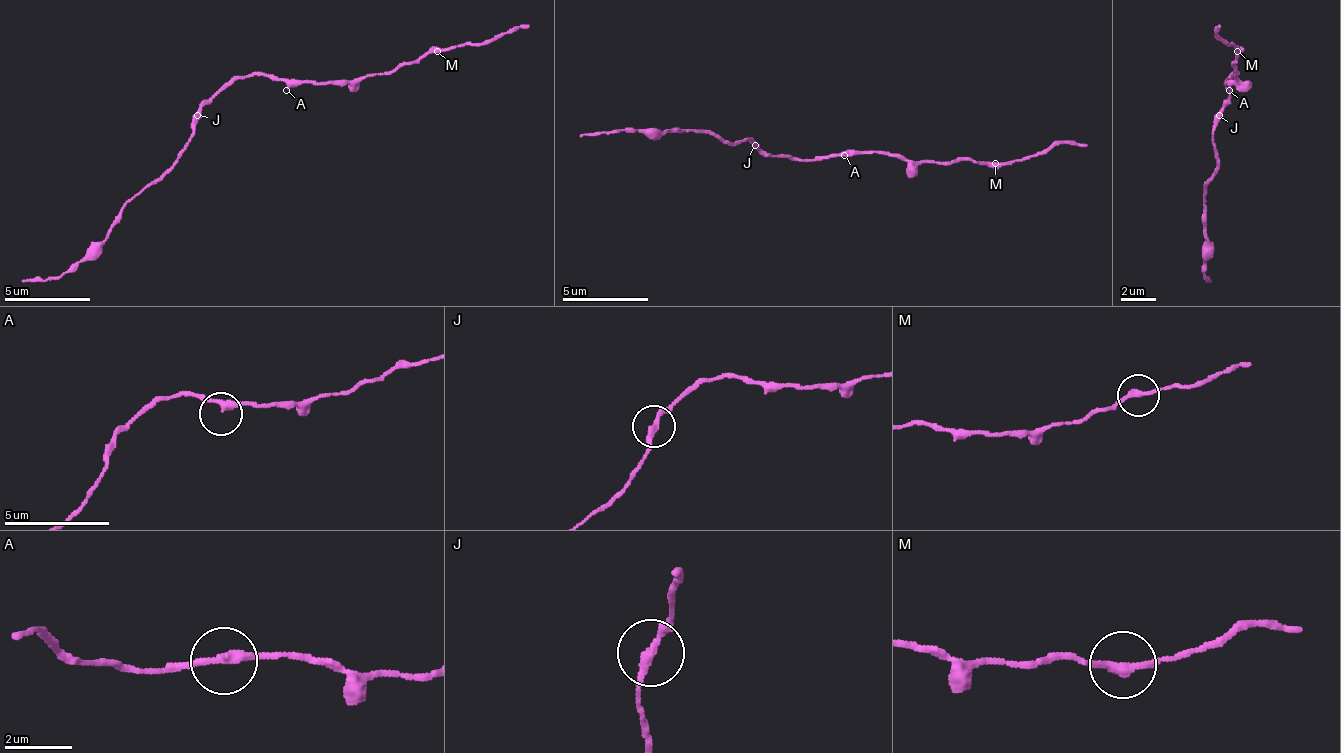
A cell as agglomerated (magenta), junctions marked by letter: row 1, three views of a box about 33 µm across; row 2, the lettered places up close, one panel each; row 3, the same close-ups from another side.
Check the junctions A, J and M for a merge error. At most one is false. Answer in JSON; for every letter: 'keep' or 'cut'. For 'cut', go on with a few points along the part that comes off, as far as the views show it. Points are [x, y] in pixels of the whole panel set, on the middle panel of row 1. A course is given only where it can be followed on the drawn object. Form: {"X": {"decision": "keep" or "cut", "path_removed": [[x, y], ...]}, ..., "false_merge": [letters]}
{"A": {"decision": "keep"}, "J": {"decision": "keep"}, "M": {"decision": "keep"}, "false_merge": []}

